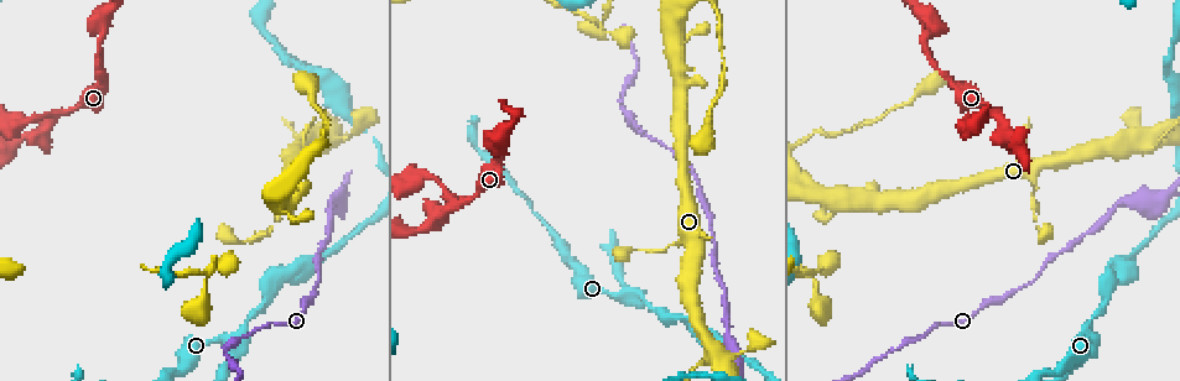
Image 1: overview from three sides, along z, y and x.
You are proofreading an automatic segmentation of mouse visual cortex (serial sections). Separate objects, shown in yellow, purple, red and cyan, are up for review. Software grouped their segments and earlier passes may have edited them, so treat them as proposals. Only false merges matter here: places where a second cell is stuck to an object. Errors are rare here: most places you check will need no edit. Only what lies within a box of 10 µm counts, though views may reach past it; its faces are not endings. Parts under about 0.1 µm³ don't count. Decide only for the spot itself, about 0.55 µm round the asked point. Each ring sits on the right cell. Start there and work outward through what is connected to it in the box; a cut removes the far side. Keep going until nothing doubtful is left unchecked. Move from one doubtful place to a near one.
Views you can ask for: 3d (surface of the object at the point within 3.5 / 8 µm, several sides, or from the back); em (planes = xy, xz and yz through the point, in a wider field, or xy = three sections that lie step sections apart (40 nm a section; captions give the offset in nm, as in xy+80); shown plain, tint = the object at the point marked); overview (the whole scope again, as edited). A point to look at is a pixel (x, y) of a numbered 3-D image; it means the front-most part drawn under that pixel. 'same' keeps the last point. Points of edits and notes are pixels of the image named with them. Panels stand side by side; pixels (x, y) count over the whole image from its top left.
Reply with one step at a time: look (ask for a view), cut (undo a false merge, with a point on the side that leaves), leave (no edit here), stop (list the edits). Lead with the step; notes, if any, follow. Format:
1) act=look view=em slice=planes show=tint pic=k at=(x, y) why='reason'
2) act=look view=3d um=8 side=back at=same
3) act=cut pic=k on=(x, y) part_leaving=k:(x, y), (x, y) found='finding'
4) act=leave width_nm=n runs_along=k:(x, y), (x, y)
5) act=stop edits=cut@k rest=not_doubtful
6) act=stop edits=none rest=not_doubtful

act=look view=3d um=3.5 pic=1 at=(1091, 343) why='side arm on a straight run'

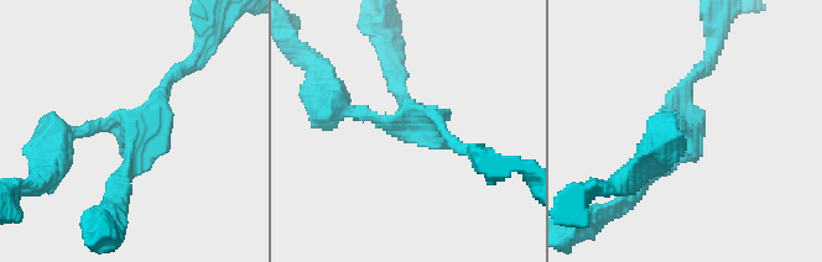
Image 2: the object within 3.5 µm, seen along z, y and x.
act=look view=em slice=xy step=1 show=tint pic=2 at=(421, 120) arms=3 arm_widths_nm=150,150,200

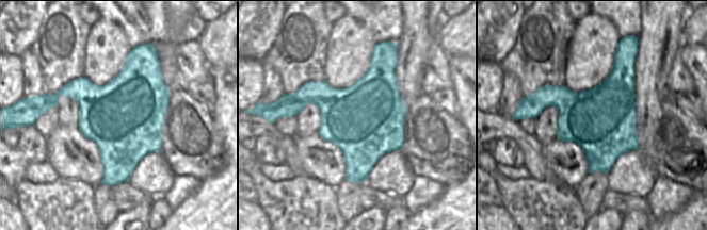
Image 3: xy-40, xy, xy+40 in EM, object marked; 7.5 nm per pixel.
act=look view=em slice=xy step=5 show=tint at=same

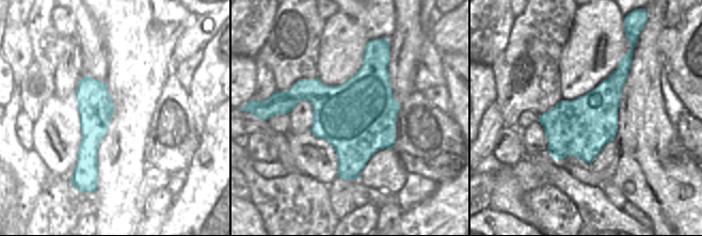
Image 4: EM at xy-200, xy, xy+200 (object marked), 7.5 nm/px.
act=leave runs_along=2:(71, 130), (144, 130), (181, 69) found='all the same cell'

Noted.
act=look view=3d um=3.5 pic=1 at=(58, 114) why='side arm on a straight run'

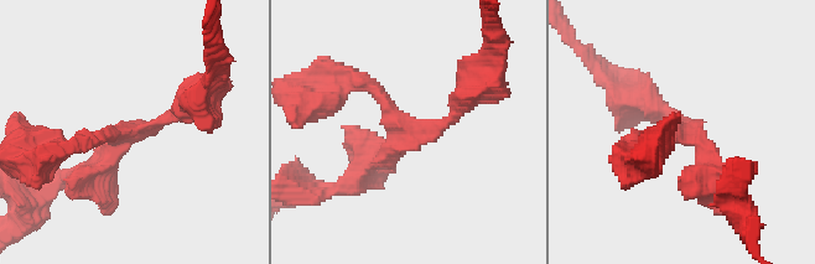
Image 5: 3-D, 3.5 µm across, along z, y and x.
act=look view=em slice=xy step=5 show=tint pic=5 at=(692, 134) arms=3 arm_widths_nm=150,200,300

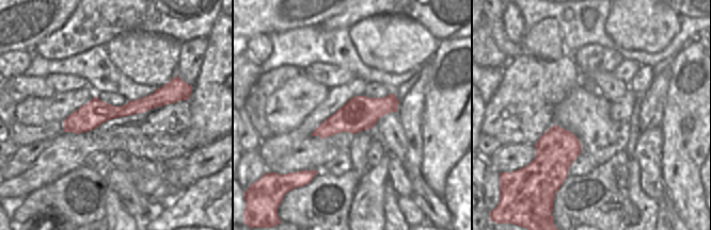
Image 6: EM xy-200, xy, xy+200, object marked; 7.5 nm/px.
act=leave width_nm=260 runs_along=5:(462, 99), (436, 130), (372, 159), (361, 179) found='all the same cell'

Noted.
act=look view=3d um=3.5 pic=1 at=(415, 230) why='three-way junction'

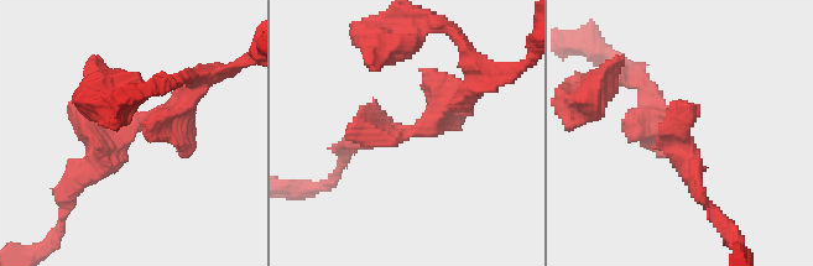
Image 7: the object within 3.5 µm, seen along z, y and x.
act=look view=em slice=xy step=5 show=tint pic=7 at=(126, 129) arms=3 arm_widths_nm=250,300,300 why='need the tissue'

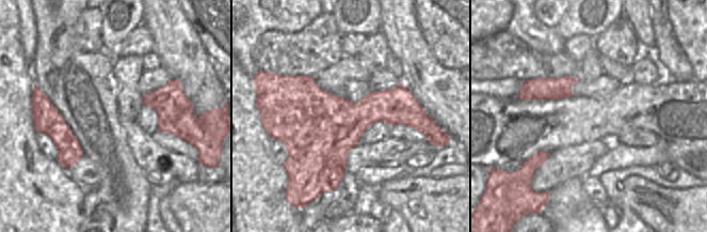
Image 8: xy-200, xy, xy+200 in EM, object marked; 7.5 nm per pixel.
act=look view=em slice=xy step=1 show=tint at=same

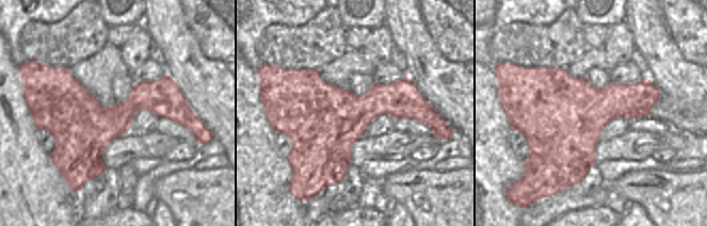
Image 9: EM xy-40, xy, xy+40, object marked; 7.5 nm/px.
act=leave width_nm=550 runs_along=7:(460, 98), (426, 130), (358, 116) found='all the same cell'

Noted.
act=stop edits=none rest=not_doubtful

